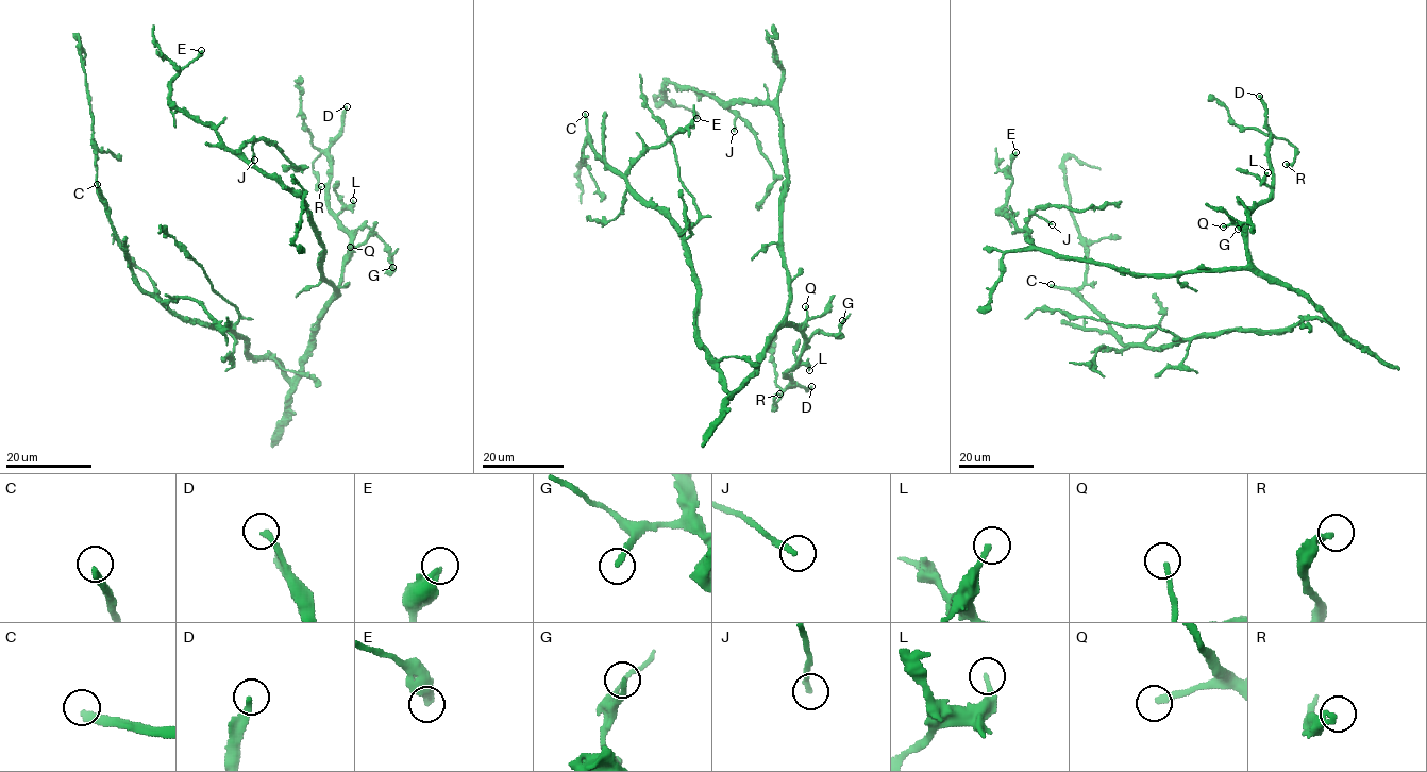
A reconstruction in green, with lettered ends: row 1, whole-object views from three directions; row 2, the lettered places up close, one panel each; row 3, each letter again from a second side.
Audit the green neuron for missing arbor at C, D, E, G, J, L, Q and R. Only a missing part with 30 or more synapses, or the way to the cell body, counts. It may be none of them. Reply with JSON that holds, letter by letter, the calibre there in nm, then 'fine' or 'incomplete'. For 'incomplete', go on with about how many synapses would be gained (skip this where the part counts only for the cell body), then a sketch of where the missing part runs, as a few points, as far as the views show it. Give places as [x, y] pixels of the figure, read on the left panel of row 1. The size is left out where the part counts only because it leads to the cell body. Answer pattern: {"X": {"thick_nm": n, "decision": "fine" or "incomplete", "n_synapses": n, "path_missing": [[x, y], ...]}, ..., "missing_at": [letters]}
{"C": {"thick_nm": 280, "decision": "incomplete", "n_synapses": 70, "path_missing": [[97, 184], [91, 90], [99, 81], [98, 69], [105, 53], [112, 51], [146, 59], [165, 76], [178, 102]]}, "D": {"thick_nm": 240, "decision": "incomplete", "n_synapses": 35, "path_missing": [[347, 106], [346, 100], [333, 90], [306, 85], [297, 101], [288, 105], [271, 104], [251, 91]]}, "E": {"thick_nm": 320, "decision": "fine"}, "G": {"thick_nm": 200, "decision": "fine"}, "J": {"thick_nm": 200, "decision": "fine"}, "L": {"thick_nm": 200, "decision": "fine"}, "Q": {"thick_nm": 200, "decision": "incomplete", "n_synapses": 35, "path_missing": [[350, 247], [351, 219], [357, 201], [355, 180], [351, 178]]}, "R": {"thick_nm": 240, "decision": "fine"}, "missing_at": ["C", "D", "Q"]}

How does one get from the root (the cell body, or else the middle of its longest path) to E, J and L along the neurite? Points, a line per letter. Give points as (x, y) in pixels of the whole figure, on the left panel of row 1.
E: (298, 372), (338, 296), (325, 280), (323, 248), (304, 202), (172, 103), (170, 80), (201, 50)
J: (298, 372), (338, 296), (325, 280), (323, 248), (304, 202), (247, 160), (240, 148), (248, 141), (254, 160)
L: (298, 372), (313, 345), (319, 318), (339, 285), (350, 235), (337, 216), (352, 204), (353, 200)

